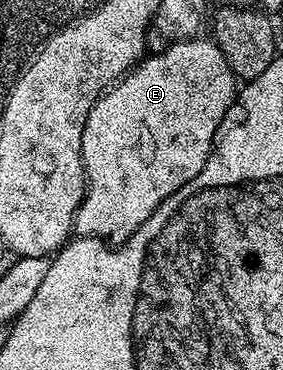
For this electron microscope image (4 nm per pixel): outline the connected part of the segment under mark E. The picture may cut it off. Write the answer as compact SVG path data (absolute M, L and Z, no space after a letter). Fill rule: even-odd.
M196 37L168 42L167 48L156 55L148 54L139 60L118 83L108 88L99 100L89 109L89 117L85 121L85 129L81 133L81 157L83 158L83 174L85 176L85 190L83 200L75 214L74 234L81 239L102 239L111 245L123 243L145 221L149 221L152 213L161 206L181 185L193 181L201 169L205 169L205 161L211 156L211 149L215 145L215 135L231 104L235 102L237 94L237 78L231 72L229 62L218 45L210 38Z

